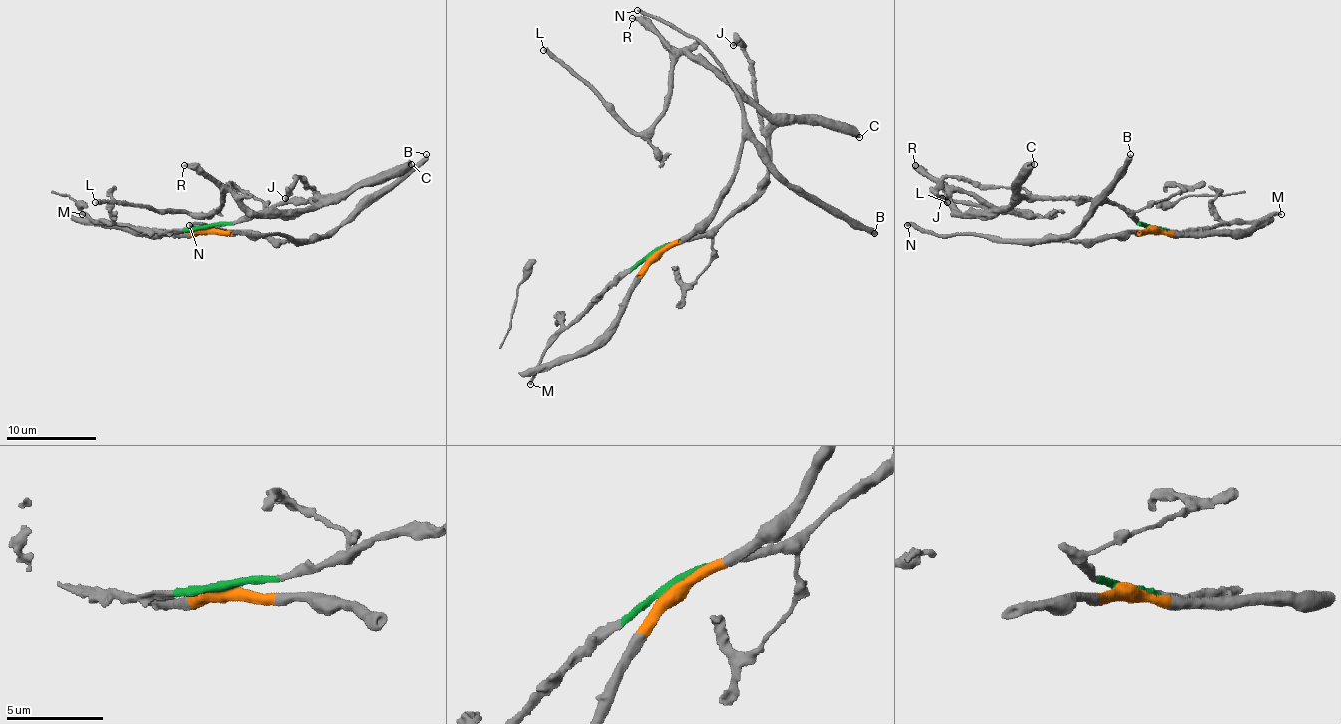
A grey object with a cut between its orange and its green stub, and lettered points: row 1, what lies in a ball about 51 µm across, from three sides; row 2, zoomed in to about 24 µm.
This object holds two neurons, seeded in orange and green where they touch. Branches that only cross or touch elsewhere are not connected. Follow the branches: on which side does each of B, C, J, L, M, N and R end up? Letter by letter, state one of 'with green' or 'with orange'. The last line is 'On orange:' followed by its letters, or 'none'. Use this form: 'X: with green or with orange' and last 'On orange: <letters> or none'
B: with orange
C: with green
J: with green
L: with green
M: with green
N: with orange
R: with green
On orange: B, N

